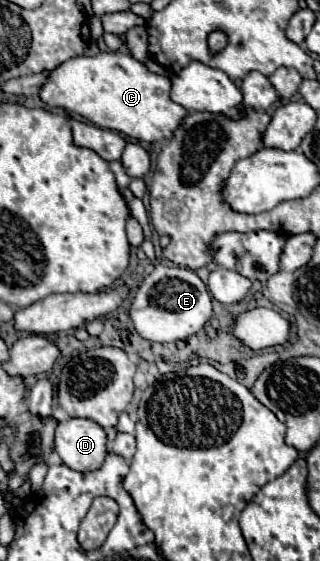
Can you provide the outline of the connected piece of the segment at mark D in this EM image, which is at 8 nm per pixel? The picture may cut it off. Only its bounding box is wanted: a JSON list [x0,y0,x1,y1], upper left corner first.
[54,418,108,472]

